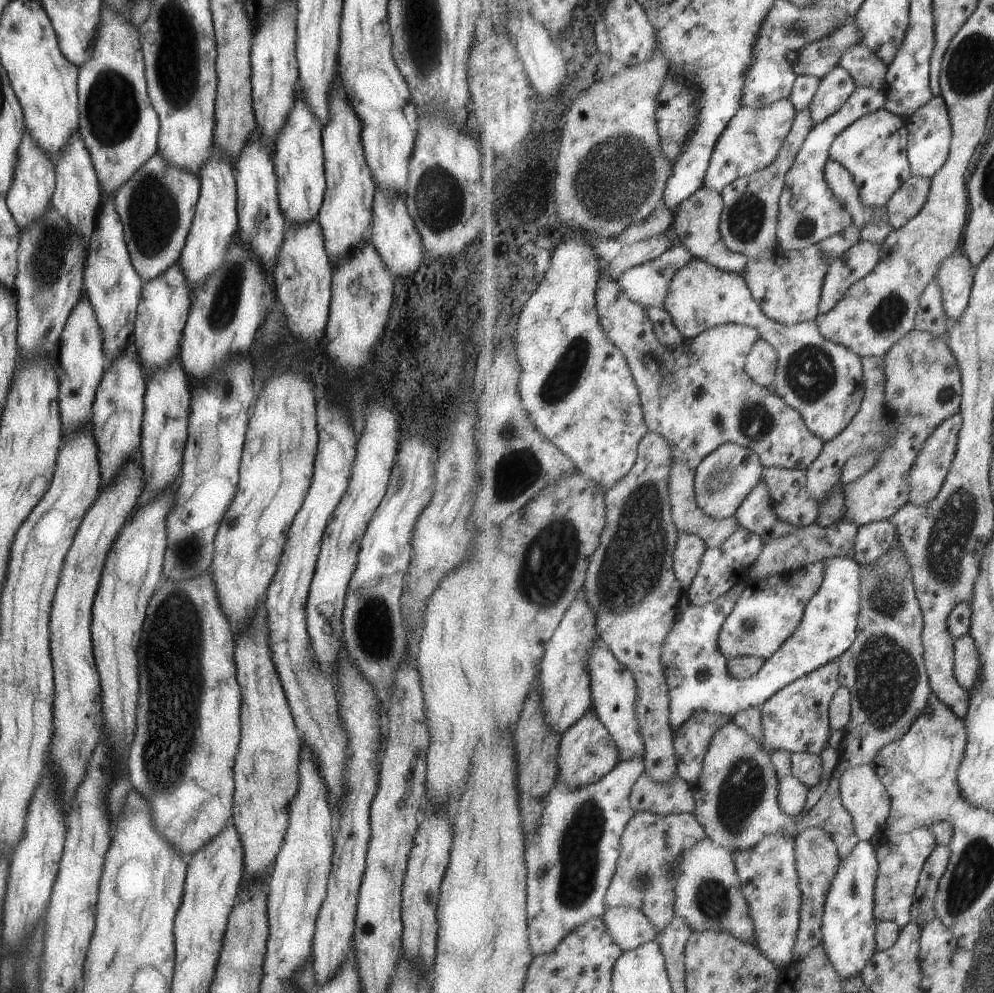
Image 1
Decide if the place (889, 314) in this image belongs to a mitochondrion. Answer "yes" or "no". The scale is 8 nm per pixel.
yes

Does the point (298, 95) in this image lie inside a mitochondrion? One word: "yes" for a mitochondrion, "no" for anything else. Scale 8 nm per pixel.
no

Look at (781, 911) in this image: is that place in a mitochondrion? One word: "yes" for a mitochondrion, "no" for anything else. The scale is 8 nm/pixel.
yes

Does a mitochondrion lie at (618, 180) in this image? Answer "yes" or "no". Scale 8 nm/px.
yes

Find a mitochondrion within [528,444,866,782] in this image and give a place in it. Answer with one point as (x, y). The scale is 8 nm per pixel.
(632, 565)

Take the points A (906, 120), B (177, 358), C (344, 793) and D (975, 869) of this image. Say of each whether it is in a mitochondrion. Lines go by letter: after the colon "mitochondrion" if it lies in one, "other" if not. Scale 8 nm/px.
A: other
B: other
C: other
D: mitochondrion

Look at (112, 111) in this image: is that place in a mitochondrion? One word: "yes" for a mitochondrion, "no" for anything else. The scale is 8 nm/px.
yes

